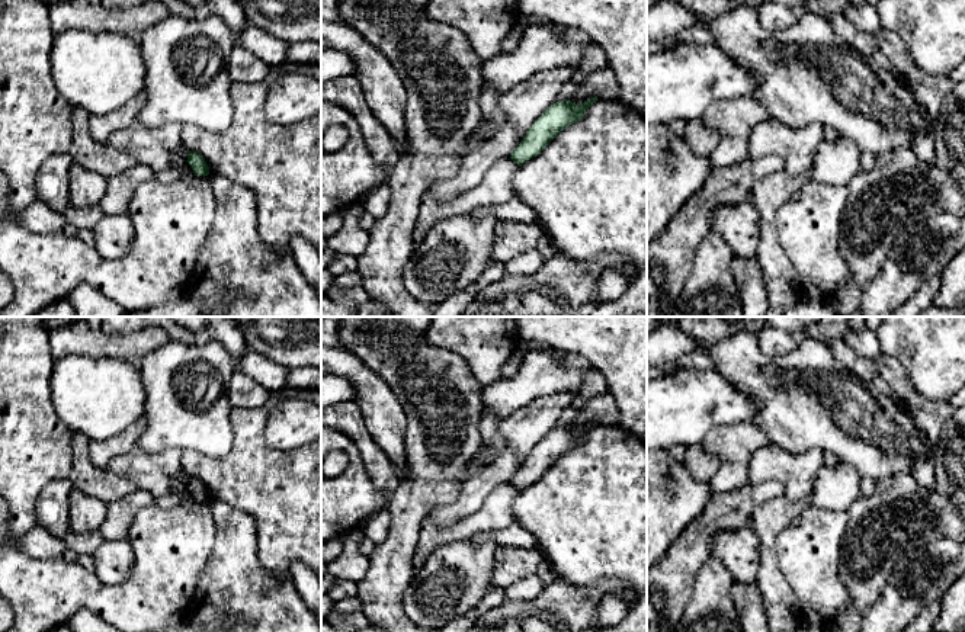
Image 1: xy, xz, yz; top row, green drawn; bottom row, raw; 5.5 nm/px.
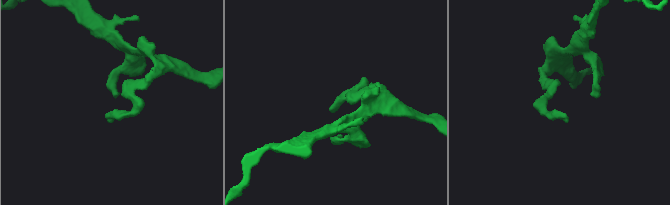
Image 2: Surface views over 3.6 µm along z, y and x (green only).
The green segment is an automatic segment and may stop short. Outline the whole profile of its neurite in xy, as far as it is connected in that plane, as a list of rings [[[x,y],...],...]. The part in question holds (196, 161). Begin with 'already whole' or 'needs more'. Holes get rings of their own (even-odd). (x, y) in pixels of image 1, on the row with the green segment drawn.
already whole; [[[187,151],[187,163],[190,164],[190,167],[196,176],[209,174],[209,167],[201,154],[198,154],[195,151]]]

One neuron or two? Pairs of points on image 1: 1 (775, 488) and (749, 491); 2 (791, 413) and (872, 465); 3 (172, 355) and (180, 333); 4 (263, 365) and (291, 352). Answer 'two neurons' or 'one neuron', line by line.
1: one neuron
2: one neuron
3: two neurons
4: two neurons

